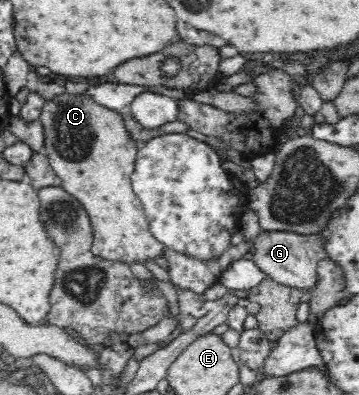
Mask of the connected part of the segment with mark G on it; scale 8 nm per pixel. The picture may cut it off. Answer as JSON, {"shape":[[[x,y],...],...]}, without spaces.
{"shape":[[[261,230],[252,240],[252,260],[265,272],[266,277],[276,283],[279,290],[285,291],[294,287],[309,292],[316,287],[318,263],[326,257],[323,238],[319,234],[301,235],[286,231]]]}

